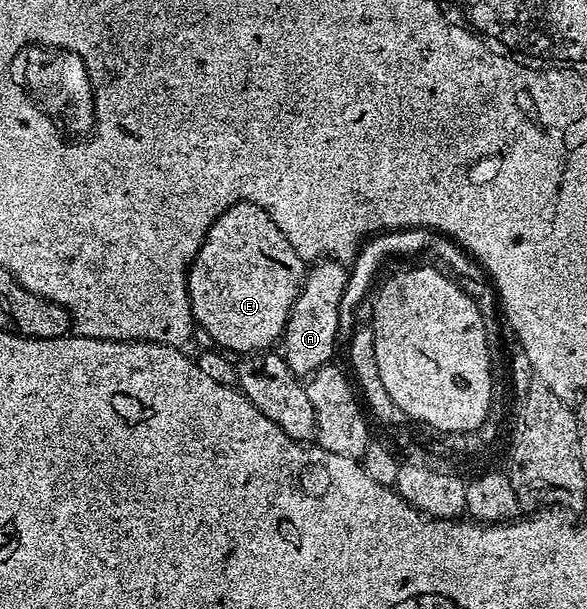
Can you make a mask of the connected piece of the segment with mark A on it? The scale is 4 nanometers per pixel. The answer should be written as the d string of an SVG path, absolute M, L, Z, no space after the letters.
M319 259L306 270L303 286L291 308L287 326L283 329L281 352L287 365L300 379L310 378L322 365L328 364L335 353L339 335L339 304L345 295L349 269L344 262Z

